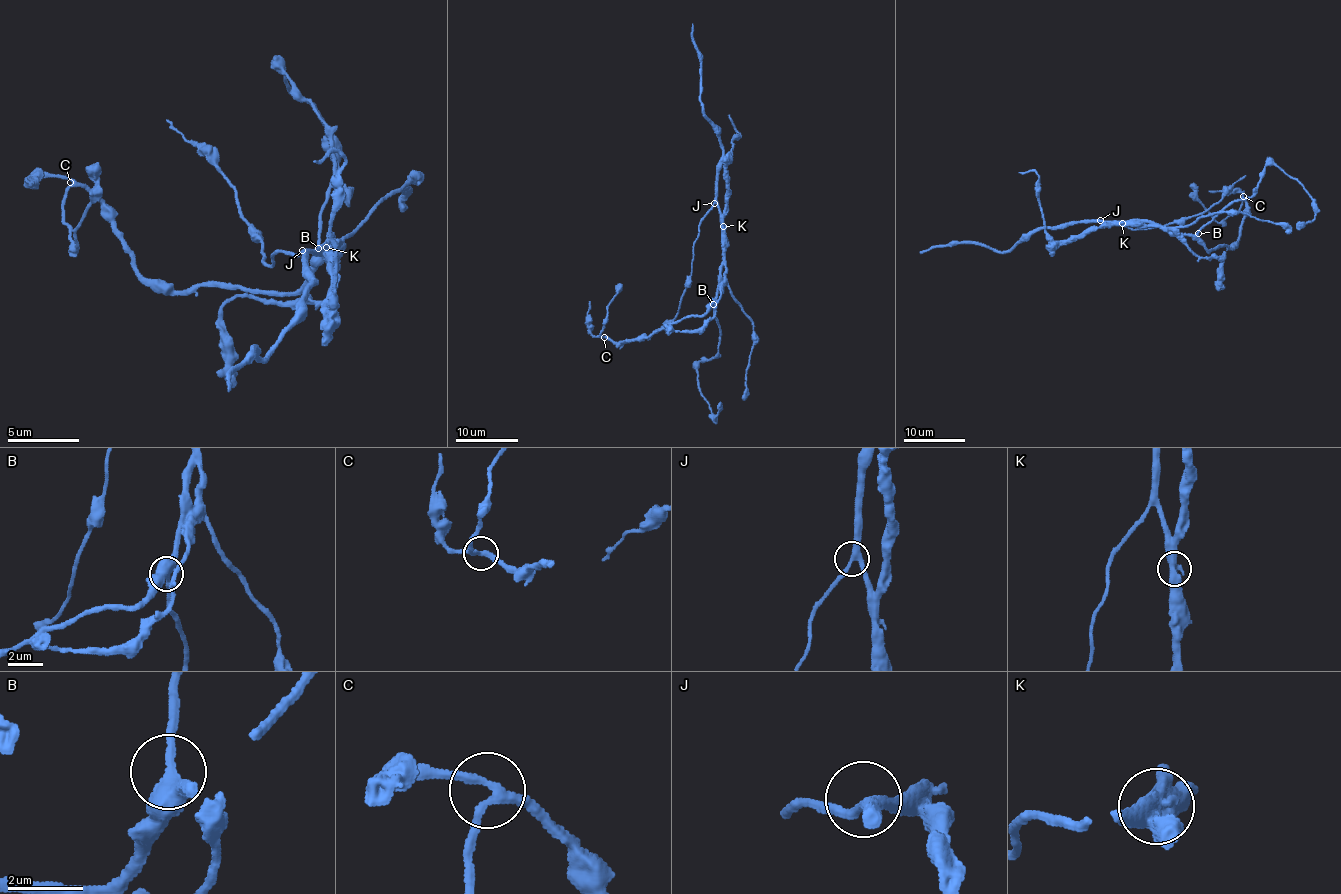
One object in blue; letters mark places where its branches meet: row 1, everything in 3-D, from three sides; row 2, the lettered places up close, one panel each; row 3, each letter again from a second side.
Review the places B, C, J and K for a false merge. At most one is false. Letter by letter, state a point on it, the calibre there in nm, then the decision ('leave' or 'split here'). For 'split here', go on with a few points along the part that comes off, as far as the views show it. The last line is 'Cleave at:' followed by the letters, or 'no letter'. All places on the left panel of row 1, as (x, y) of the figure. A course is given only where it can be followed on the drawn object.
B: (318, 248) | 320 nm | leave
C: (70, 182) | 240 nm | leave
J: (302, 250) | 300 nm | leave
K: (326, 247) | 550 nm | split here | (327, 246), (343, 236), (375, 205), (415, 175), (401, 189), (403, 188), (405, 210)
Cleave at: K

